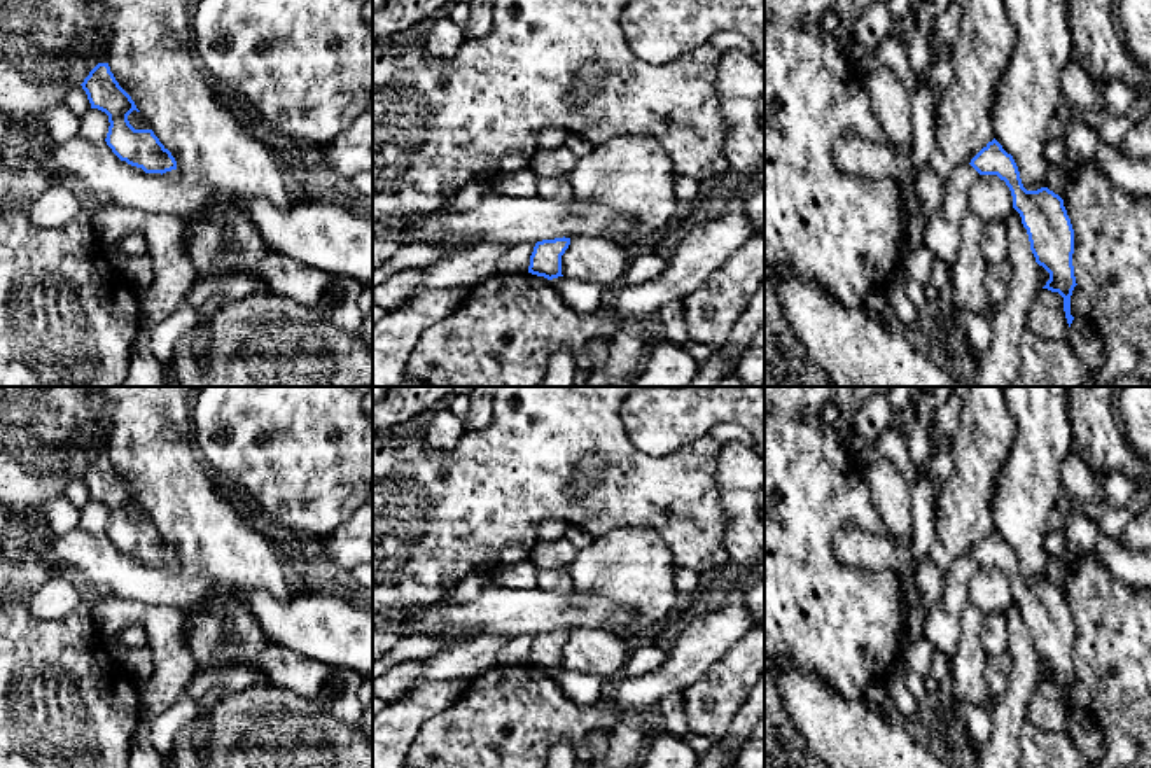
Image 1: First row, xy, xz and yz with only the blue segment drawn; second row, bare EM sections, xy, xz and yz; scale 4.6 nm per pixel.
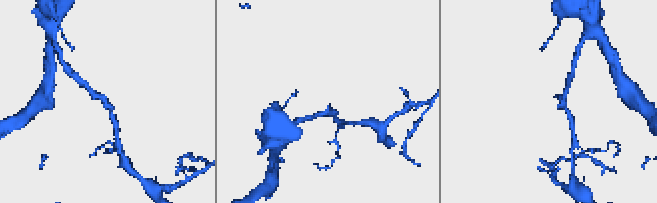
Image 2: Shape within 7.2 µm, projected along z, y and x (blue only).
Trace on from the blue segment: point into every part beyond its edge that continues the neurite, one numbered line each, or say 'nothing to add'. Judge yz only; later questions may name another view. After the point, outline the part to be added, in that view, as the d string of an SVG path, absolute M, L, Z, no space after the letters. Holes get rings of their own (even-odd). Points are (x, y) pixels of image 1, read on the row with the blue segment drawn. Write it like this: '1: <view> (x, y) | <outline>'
1: yz (943, 235) | M969 164L953 170L945 184L941 205L927 219L925 247L948 268L955 264L962 243L962 220L967 213L967 189L980 177Z

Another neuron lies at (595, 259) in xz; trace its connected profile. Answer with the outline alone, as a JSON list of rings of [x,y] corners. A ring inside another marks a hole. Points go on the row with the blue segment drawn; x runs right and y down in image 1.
[[[576,236],[562,255],[562,275],[572,280],[617,285],[630,266],[626,245],[603,236]]]

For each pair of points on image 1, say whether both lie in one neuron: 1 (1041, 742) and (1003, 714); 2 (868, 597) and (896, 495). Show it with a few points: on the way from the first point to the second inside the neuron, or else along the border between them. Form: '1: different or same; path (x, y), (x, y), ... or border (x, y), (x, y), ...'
1: different; border (1027, 723), (1022, 749)
2: different; border (870, 490), (889, 536)

